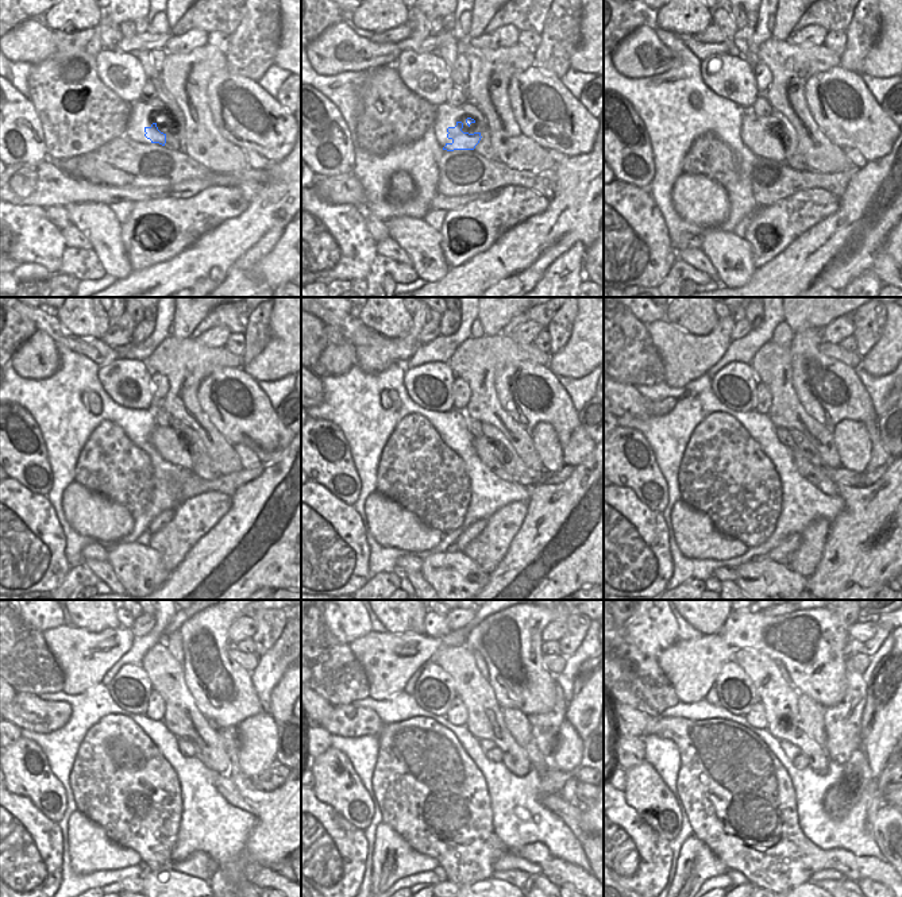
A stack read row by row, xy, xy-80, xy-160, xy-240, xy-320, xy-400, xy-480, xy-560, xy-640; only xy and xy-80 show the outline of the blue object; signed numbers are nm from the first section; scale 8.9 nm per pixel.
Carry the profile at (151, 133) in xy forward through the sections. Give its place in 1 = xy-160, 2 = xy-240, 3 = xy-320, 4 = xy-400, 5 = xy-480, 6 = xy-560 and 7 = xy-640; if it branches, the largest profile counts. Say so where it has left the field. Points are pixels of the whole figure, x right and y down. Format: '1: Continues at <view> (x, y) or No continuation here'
1: Continues at xy-160 (767, 143)
2: Continues at xy-240 (168, 442)
3: Continues at xy-320 (484, 449)
4: Continues at xy-400 (814, 474)
5: Continues at xy-480 (227, 789)
6: Continues at xy-560 (570, 813)
7: Continues at xy-640 (878, 826)

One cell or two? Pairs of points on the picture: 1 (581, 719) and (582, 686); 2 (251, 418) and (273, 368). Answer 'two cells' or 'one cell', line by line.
1: one cell
2: two cells

